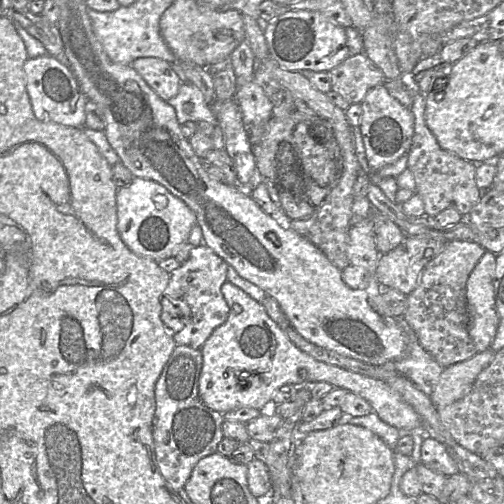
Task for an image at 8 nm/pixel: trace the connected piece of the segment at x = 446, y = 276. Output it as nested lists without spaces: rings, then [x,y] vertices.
[[[451,241],[446,243],[443,252],[431,260],[423,269],[414,291],[407,296],[407,309],[404,320],[415,332],[421,347],[443,368],[466,361],[478,352],[469,336],[469,313],[467,308],[467,281],[485,249],[472,241]]]

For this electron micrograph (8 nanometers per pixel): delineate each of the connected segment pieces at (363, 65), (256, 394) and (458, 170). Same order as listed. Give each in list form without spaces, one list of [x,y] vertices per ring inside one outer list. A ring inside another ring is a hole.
[[[364,53],[349,55],[330,75],[332,91],[350,104],[360,104],[372,88],[386,82],[383,72]]]
[[[227,281],[221,292],[229,307],[228,318],[200,349],[202,368],[198,393],[206,407],[221,414],[240,408],[254,408],[263,413],[272,410],[272,397],[282,386],[326,382],[334,389],[343,388],[365,399],[382,421],[402,433],[421,431],[418,414],[387,383],[314,359],[290,341],[268,316],[262,303]]]
[[[419,90],[415,91],[411,106],[414,115],[414,134],[407,160],[407,169],[413,174],[416,183],[415,192],[424,202],[427,217],[433,218],[448,208],[457,210],[464,217],[468,216],[478,204],[482,193],[475,181],[476,164],[441,148],[426,125],[425,107],[425,95]]]

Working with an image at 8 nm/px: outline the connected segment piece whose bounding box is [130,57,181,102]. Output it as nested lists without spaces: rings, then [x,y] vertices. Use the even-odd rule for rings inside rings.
[[[142,57],[134,60],[130,66],[162,100],[167,102],[178,93],[181,80],[171,63],[160,58]]]

